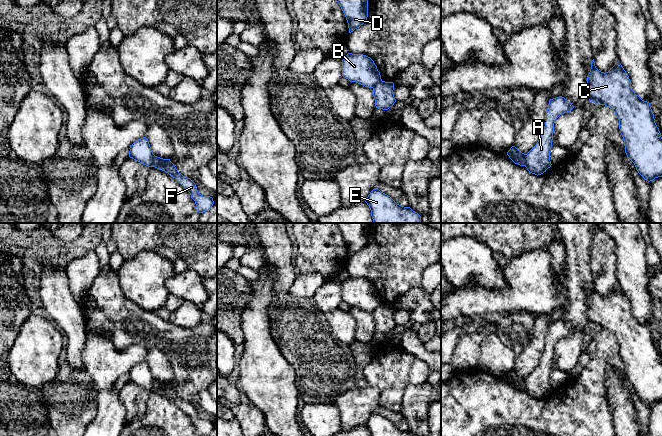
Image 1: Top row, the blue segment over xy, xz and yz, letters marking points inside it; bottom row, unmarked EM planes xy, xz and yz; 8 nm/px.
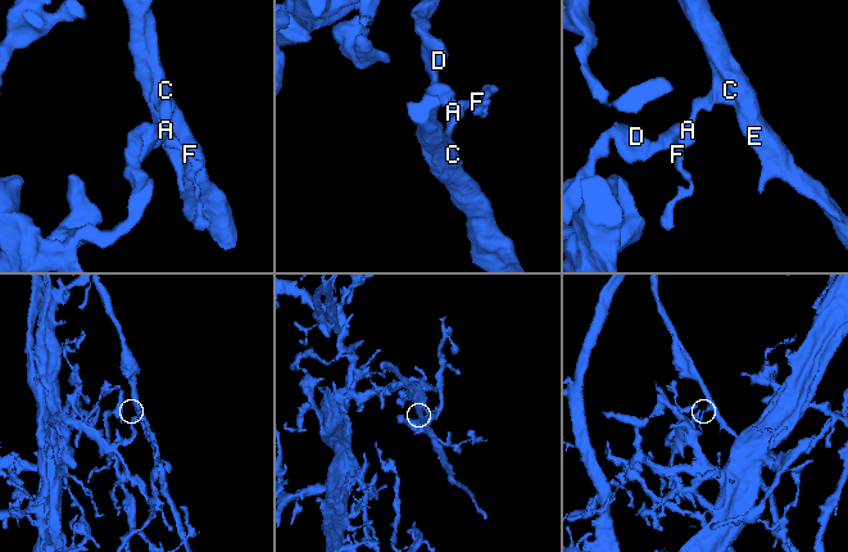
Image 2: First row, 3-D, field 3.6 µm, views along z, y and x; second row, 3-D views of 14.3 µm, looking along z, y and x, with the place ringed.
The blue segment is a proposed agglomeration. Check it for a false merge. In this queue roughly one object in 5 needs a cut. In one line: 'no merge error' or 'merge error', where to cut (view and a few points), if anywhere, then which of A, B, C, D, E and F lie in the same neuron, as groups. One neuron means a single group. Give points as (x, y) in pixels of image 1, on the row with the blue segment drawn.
merge error; cut xy (154, 155), (152, 166); groups A C E F / B D

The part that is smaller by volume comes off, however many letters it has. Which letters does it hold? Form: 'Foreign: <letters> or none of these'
Foreign: A, C, E, F

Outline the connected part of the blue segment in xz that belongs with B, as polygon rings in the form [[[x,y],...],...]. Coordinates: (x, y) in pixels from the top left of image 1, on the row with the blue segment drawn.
[[[348,53],[343,57],[342,76],[350,82],[357,82],[369,88],[382,81],[374,61],[363,54]]]

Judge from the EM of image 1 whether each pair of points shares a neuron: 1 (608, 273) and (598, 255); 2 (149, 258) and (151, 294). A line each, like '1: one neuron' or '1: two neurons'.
1: one neuron
2: one neuron

